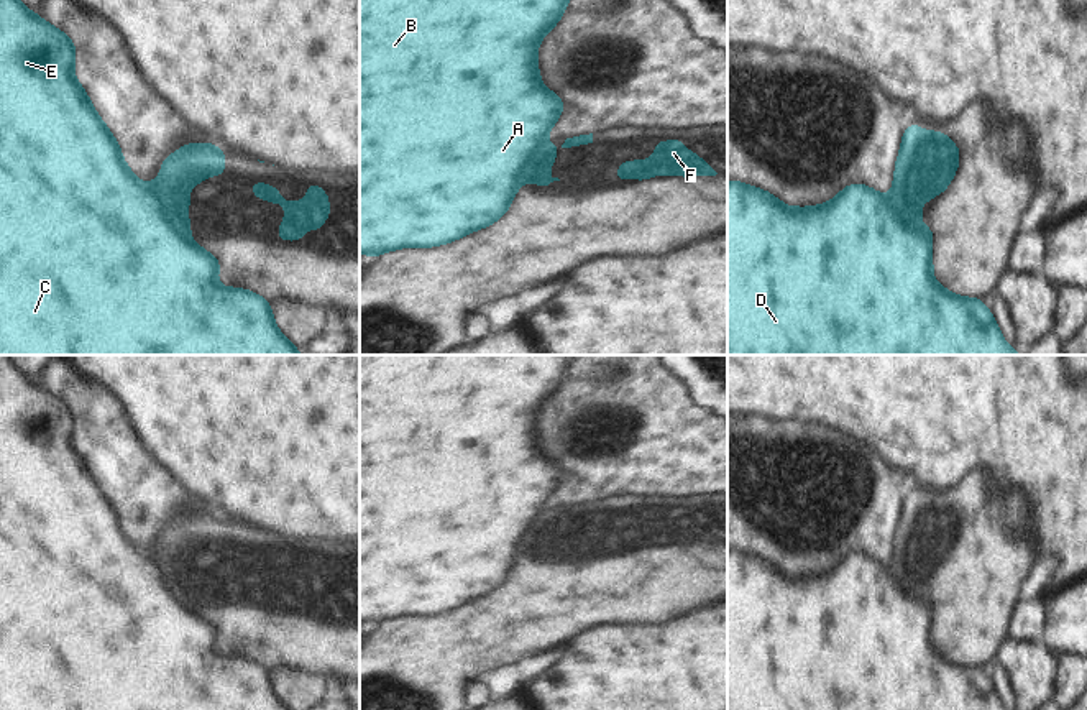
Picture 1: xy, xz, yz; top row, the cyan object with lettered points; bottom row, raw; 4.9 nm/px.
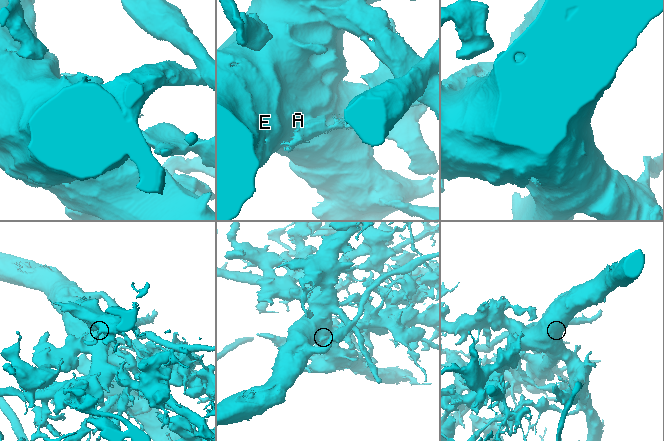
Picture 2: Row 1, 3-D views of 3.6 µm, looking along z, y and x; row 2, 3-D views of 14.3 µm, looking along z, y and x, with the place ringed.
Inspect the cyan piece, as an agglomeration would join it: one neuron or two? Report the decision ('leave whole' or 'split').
split

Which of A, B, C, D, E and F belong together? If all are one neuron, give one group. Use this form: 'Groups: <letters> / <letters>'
Groups: A B C D E / F

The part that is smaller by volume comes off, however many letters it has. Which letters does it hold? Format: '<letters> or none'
F

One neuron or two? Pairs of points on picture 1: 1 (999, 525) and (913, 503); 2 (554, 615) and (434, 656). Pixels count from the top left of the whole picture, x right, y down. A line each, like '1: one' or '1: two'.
1: one
2: one

